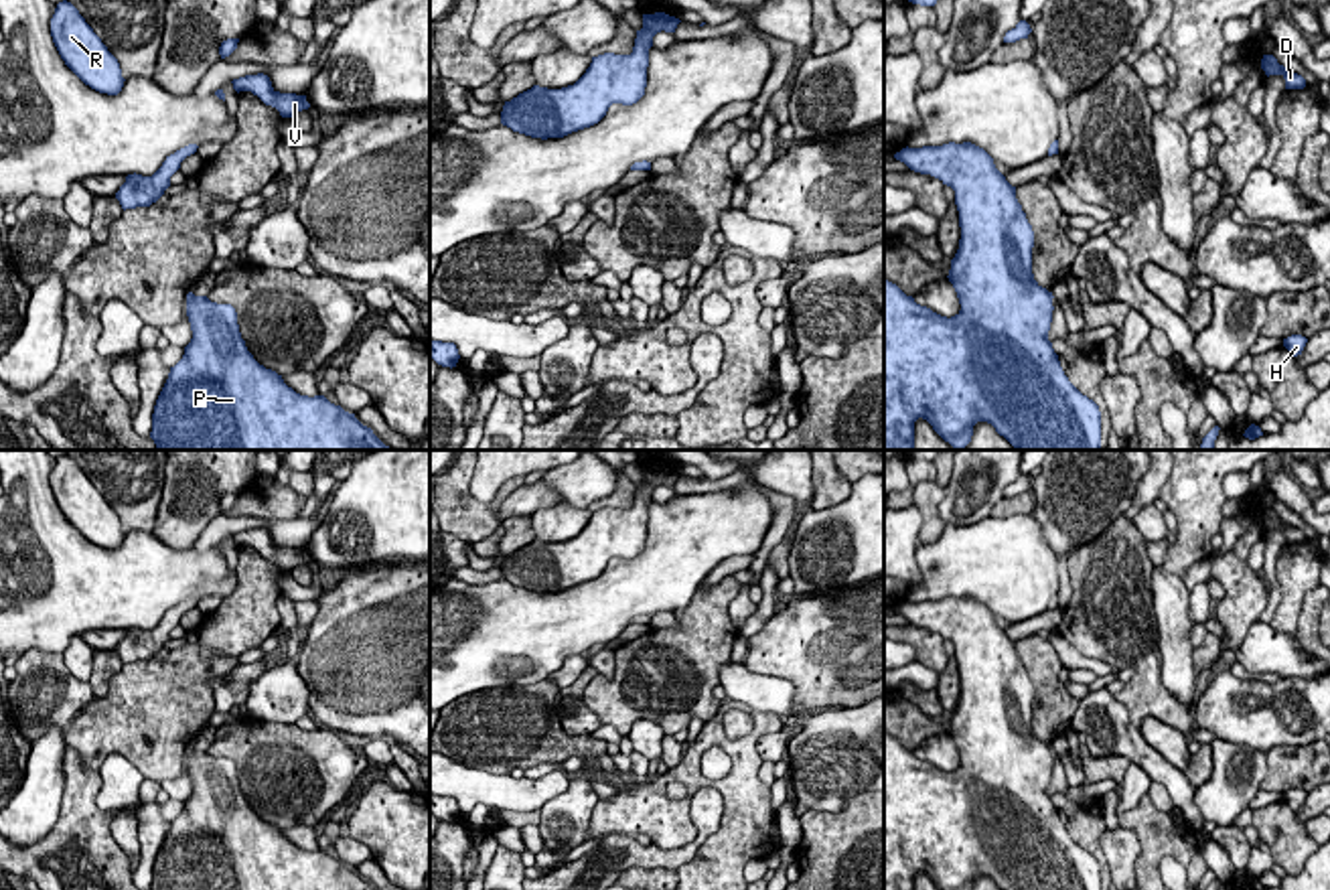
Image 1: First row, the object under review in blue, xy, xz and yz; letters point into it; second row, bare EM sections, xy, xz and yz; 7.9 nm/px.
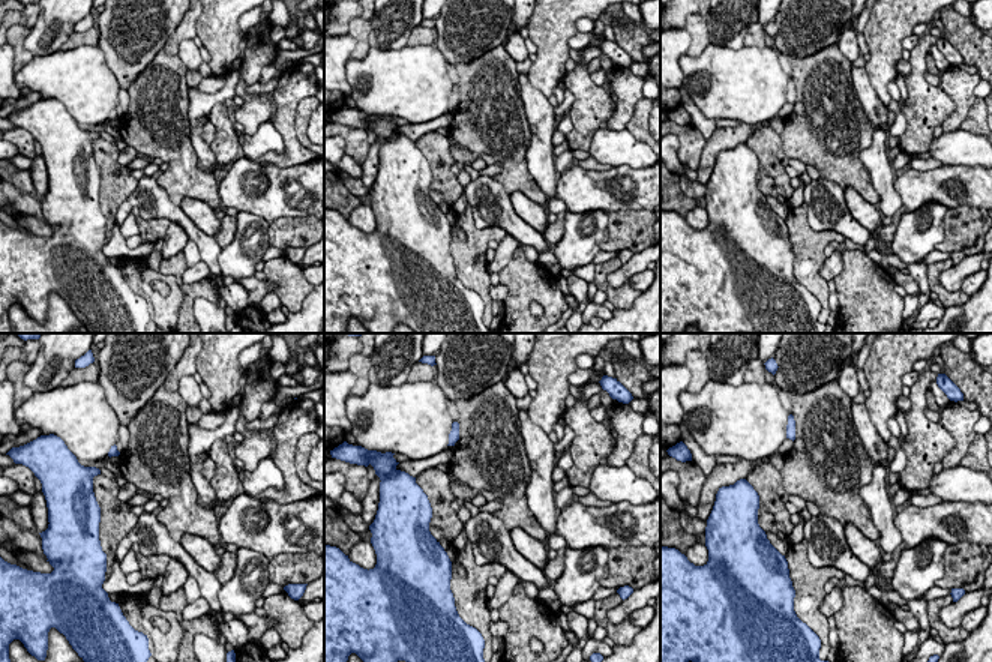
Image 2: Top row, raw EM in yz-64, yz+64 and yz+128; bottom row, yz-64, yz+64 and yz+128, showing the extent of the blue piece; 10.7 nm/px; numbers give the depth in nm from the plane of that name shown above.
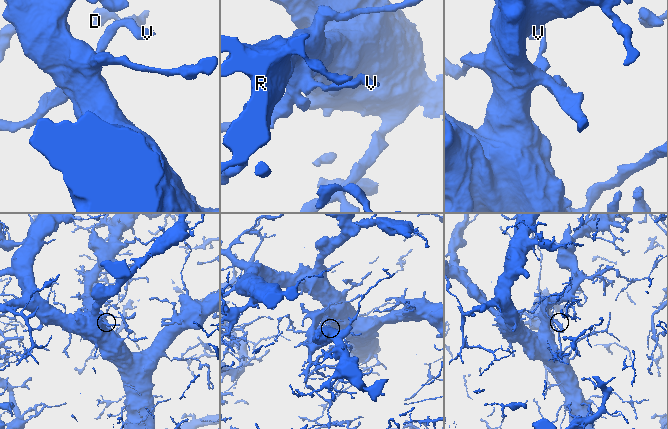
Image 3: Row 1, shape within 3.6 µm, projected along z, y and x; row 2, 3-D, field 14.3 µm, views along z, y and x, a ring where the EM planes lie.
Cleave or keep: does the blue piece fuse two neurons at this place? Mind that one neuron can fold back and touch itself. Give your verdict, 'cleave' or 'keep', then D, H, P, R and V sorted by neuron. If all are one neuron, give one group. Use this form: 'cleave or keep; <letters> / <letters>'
cleave; D H P R / V

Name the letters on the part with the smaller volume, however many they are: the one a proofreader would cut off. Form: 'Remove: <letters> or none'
Remove: V

